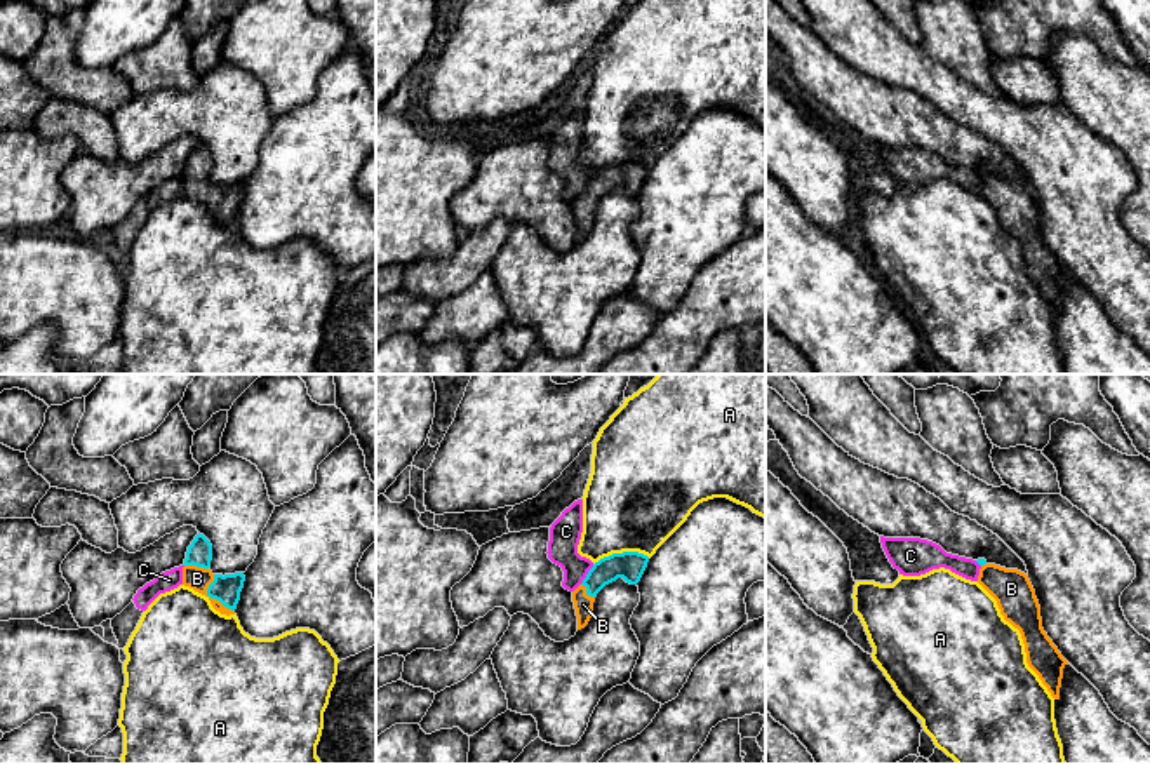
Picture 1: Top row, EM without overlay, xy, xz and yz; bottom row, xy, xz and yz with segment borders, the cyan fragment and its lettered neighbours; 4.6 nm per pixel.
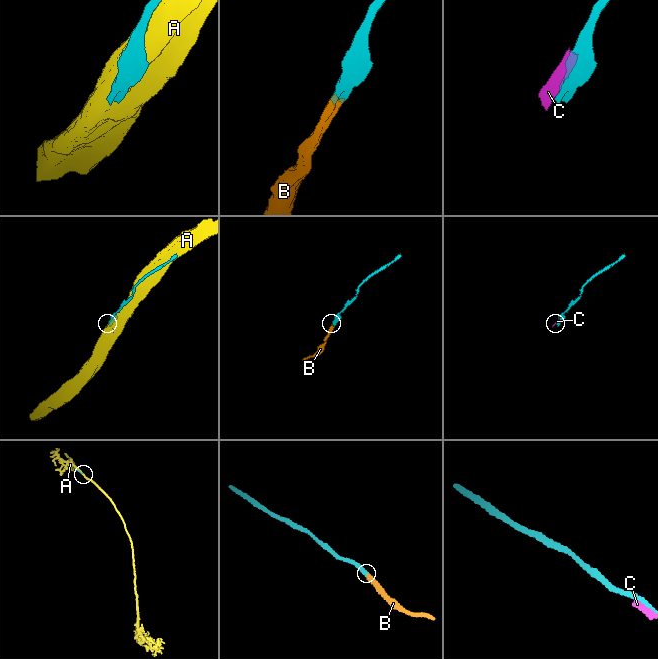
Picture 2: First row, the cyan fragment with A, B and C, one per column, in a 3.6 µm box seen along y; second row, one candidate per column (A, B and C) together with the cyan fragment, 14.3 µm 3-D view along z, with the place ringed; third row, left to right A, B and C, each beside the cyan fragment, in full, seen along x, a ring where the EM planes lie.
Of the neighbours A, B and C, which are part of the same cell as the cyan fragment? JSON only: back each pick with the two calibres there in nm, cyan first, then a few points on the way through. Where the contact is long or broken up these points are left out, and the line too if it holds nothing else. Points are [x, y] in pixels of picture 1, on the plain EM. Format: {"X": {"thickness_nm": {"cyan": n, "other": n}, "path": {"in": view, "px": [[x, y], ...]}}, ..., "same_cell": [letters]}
{"B": {"thickness_nm": {"cyan": 130, "other": 110}, "path": {"in": "xy", "px": [[227, 199], [211, 207], [197, 188]]}}, "same_cell": ["B"]}

